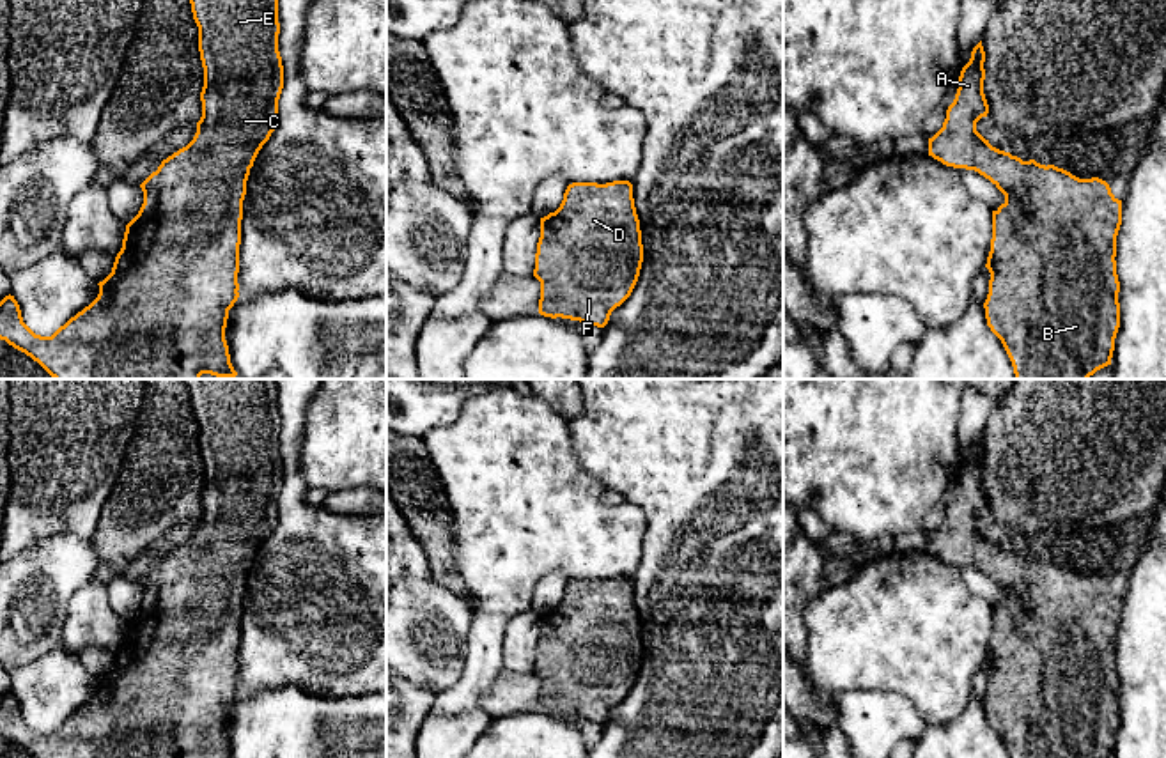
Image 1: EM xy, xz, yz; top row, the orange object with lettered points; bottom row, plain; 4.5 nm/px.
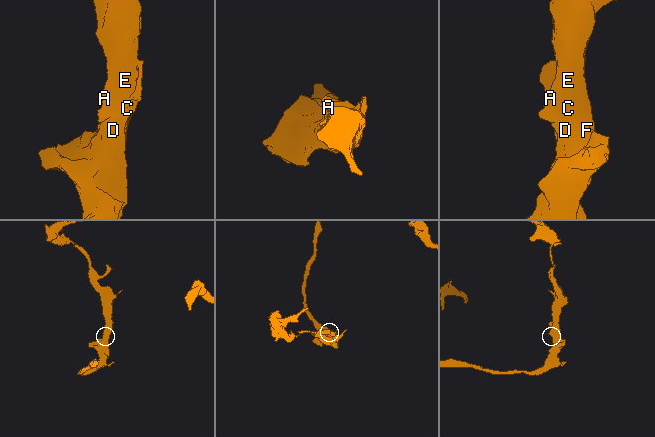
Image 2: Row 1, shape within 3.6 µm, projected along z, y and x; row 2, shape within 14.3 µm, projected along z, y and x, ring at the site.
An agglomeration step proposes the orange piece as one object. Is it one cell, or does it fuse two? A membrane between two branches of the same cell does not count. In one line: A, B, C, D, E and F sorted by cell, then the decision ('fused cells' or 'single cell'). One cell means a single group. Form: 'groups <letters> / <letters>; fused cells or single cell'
groups A B C D E F; single cell

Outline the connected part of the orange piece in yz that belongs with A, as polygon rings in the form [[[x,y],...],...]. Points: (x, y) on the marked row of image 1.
[[[980,41],[960,71],[959,89],[946,110],[943,128],[929,138],[929,156],[946,166],[978,172],[1005,195],[1005,202],[992,211],[992,239],[985,264],[991,280],[983,308],[987,326],[1001,340],[1015,379],[1088,379],[1097,370],[1111,365],[1120,328],[1120,282],[1115,257],[1116,236],[1122,225],[1122,200],[1099,177],[1079,179],[1054,165],[1046,166],[1035,159],[1022,161],[992,147],[976,131],[976,122],[989,113],[983,94],[983,62],[985,51]]]

